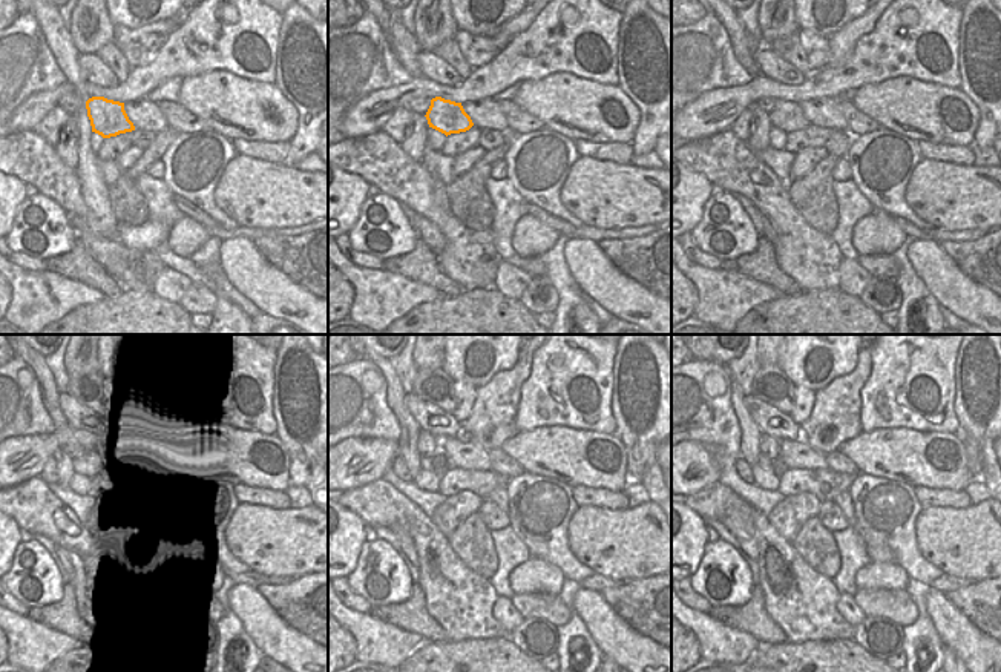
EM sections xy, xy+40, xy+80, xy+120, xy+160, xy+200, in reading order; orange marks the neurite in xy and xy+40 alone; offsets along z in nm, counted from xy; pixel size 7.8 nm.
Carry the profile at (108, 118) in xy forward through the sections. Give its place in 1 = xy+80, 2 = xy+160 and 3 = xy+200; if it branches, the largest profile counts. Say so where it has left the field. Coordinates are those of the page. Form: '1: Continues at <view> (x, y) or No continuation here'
1: Continues at xy+80 (785, 115)
2: Continues at xy+160 (439, 464)
3: Continues at xy+200 (776, 465).

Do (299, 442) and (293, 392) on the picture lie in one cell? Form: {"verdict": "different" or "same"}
{"verdict": "same"}

